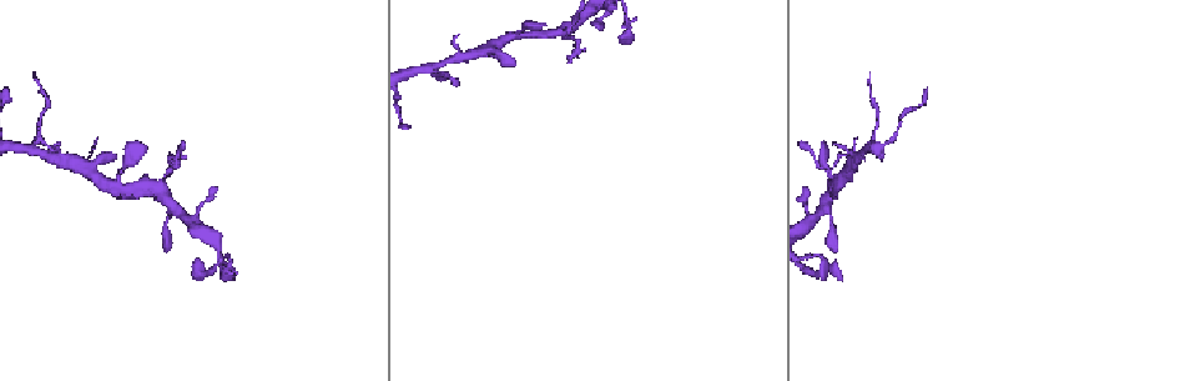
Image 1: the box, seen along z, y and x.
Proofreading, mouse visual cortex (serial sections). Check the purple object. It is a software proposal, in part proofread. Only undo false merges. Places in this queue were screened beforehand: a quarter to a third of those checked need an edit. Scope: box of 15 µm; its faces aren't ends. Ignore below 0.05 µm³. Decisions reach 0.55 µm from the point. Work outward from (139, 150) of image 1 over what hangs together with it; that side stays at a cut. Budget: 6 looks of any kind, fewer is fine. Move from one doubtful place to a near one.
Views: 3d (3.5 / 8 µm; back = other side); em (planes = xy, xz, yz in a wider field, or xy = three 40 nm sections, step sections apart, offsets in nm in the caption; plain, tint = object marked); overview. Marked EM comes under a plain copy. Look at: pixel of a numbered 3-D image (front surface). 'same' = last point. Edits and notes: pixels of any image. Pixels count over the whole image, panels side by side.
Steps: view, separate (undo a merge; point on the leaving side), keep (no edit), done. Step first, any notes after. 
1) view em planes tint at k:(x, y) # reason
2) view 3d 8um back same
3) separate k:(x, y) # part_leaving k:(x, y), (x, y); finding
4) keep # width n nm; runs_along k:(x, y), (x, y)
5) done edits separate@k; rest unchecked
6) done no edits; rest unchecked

view 3d 8um at 1:(829, 173) # branch point

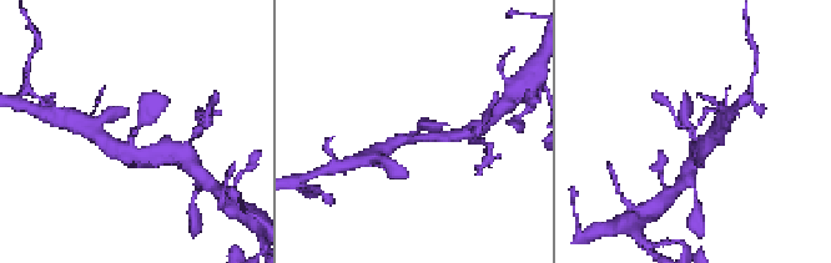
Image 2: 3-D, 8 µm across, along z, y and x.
view em xy step 2 tint at 2:(133, 135) # shape alone is not enough

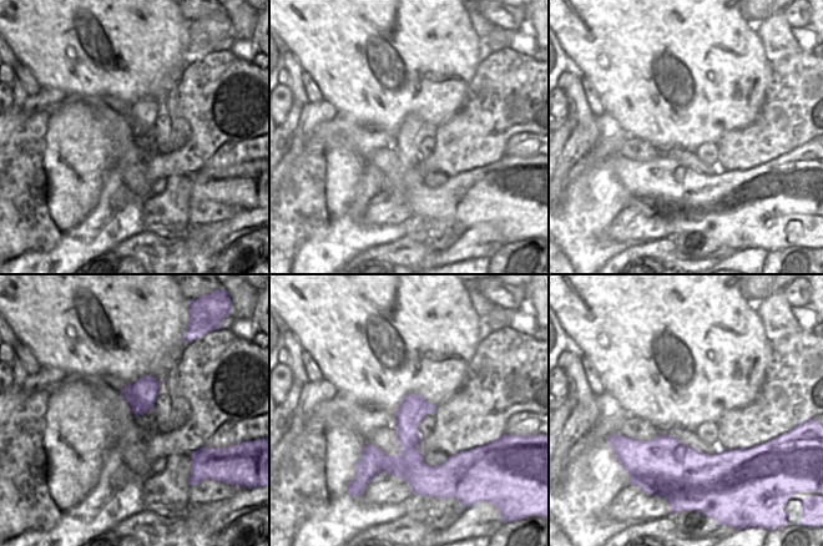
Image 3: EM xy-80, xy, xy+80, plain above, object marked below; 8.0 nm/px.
keep # runs_along 2:(688, 109), (684, 119), (696, 151); continuous, no second cell

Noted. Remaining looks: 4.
view 3d 3.5um back at 1:(434, 68) # sudden change in width

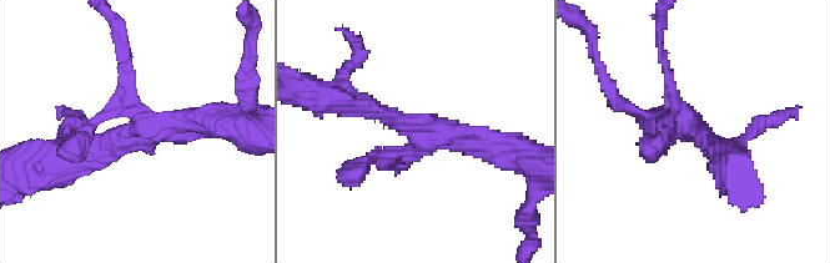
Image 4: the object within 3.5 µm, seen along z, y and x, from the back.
view em planes tint at 4:(695, 129)

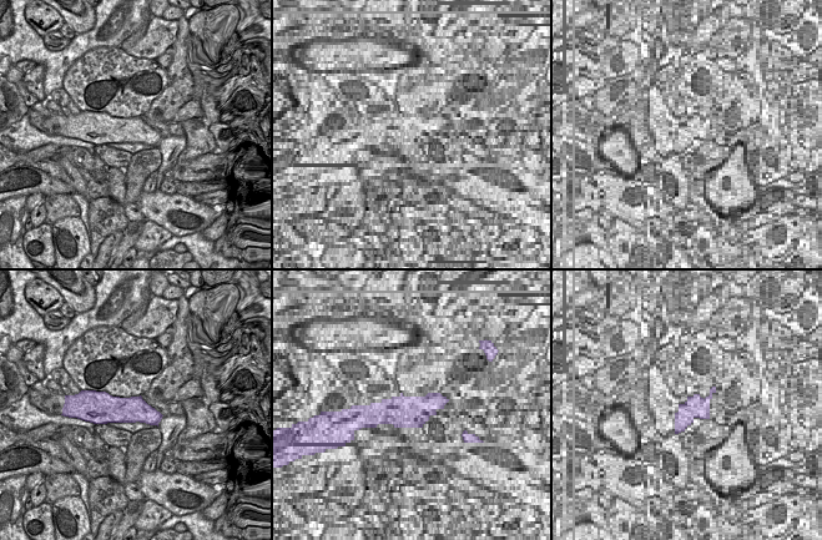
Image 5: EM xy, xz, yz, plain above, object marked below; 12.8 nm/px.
keep # runs_along 4:(347, 102), (501, 147); continuous, no second cell

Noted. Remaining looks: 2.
view 3d 3.5um at 1:(830, 266)

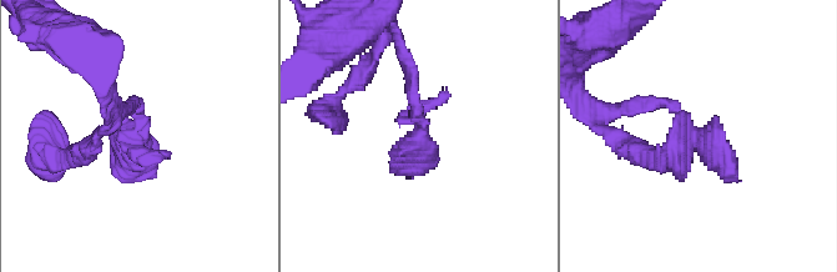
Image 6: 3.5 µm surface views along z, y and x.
view em xy step 3 tint at 6:(420, 135) # shape alone is not enough

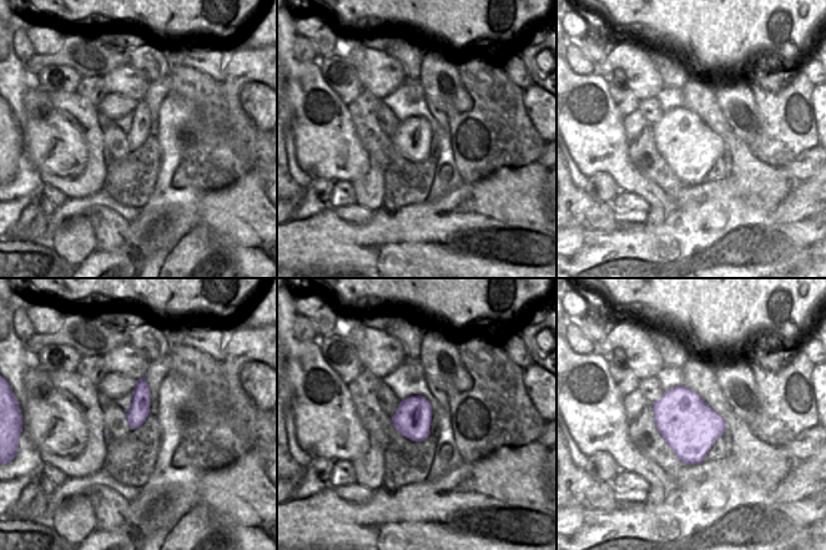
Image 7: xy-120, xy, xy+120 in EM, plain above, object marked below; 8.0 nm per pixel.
keep # runs_along 6:(631, 106), (670, 101), (737, 182); all the same cell

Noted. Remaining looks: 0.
done no edits; rest unchecked

